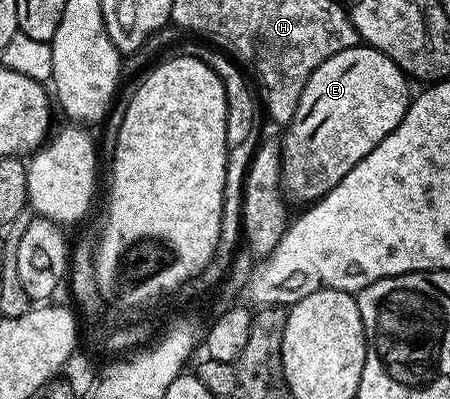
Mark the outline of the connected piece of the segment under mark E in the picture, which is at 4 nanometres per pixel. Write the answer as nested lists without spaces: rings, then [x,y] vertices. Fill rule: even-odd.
[[[365,44],[346,48],[330,56],[330,60],[318,64],[318,68],[314,68],[306,80],[298,108],[292,121],[287,123],[285,130],[288,131],[282,137],[280,172],[285,195],[293,203],[312,204],[332,191],[342,180],[342,176],[346,176],[346,172],[354,168],[354,164],[362,161],[382,139],[398,128],[402,116],[406,116],[408,111],[408,85],[409,77],[390,56]]]

